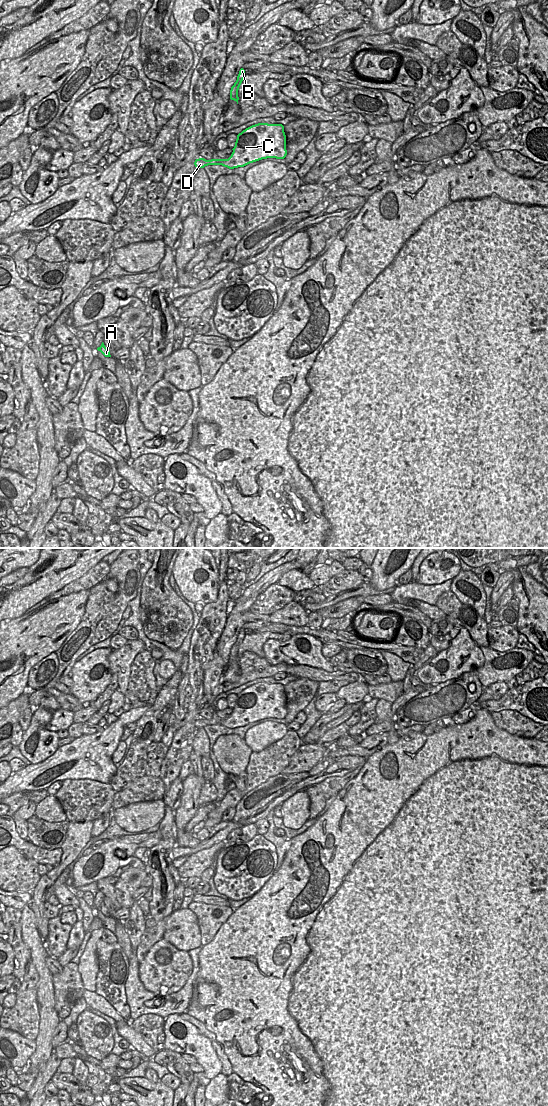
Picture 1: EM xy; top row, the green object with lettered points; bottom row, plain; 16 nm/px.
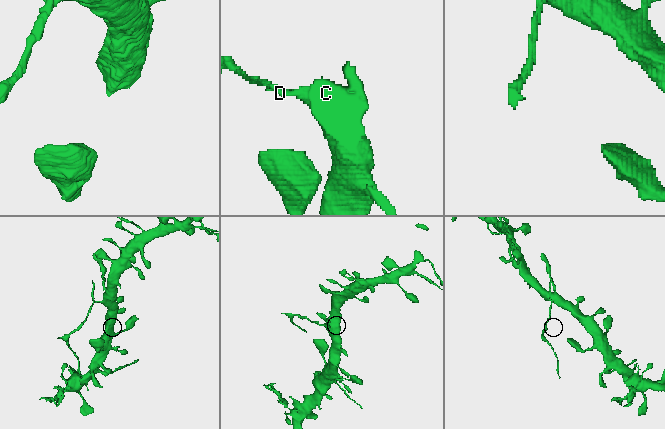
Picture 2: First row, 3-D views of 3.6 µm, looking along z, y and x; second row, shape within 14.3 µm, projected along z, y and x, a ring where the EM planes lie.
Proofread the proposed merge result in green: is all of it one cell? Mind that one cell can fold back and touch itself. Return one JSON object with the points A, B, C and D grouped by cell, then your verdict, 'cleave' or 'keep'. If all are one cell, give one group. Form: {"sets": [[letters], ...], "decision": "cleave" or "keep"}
{"sets": [["A", "D"], ["B", "C"]], "decision": "cleave"}

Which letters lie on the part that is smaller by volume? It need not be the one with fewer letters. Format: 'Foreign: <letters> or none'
Foreign: A, D

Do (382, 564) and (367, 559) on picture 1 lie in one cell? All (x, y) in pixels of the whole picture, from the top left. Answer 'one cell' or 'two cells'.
two cells

